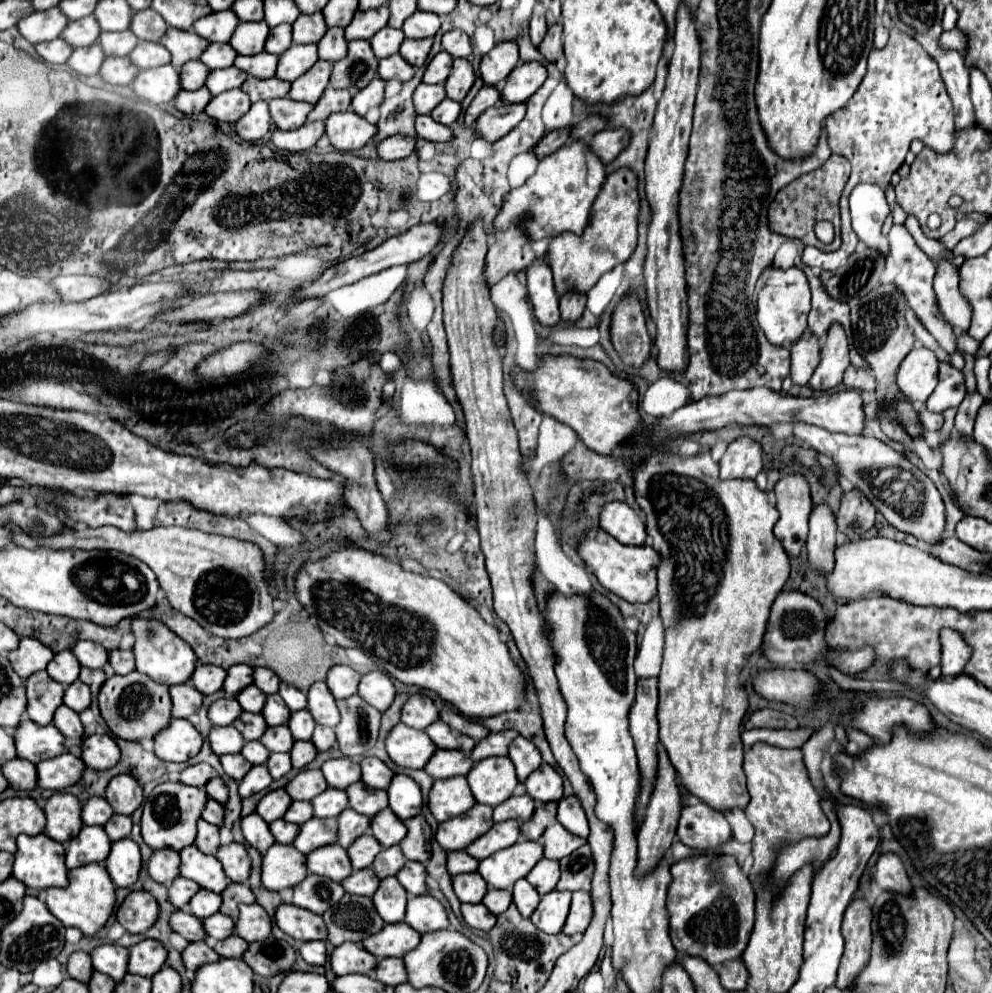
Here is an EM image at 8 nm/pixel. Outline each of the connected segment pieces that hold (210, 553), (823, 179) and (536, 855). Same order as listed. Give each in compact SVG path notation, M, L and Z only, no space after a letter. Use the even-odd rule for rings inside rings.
M8 525L8 529L14 533L14 539L20 547L28 547L34 549L38 545L44 547L54 547L54 549L68 549L68 547L78 547L78 549L102 549L102 551L120 551L126 555L132 555L140 561L144 561L158 577L162 591L166 593L170 605L192 617L198 625L202 625L208 633L222 637L222 639L242 639L248 637L252 633L256 633L258 629L262 629L264 625L268 625L276 611L274 611L274 599L268 593L268 583L266 583L266 595L264 595L264 587L262 581L264 579L264 555L262 549L254 543L248 541L240 541L240 539L230 539L230 537L222 537L222 535L206 535L202 531L196 529L184 529L184 527L152 527L148 531L120 531L116 527L82 527L82 529L64 529L62 533L54 535L54 537L44 537L44 539L34 539L28 537L26 533L20 533L20 529L16 525Z
M830 155L830 159L816 171L806 173L804 177L798 177L796 181L792 181L790 185L786 185L774 199L774 203L768 209L768 219L770 219L770 229L774 233L782 233L782 235L790 235L790 237L798 237L802 239L806 245L814 245L820 247L824 251L836 251L840 247L840 209L838 209L838 201L840 195L844 191L844 185L850 177L850 165L848 159L840 157L840 155ZM826 219L830 223L834 223L836 235L832 243L820 243L820 239L814 233L814 225Z
M518 841L516 845L482 859L478 873L484 877L490 889L510 889L518 879L526 877L540 859L540 843Z

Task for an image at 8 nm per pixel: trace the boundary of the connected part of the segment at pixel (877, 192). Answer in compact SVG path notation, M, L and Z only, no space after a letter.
M860 183L850 193L850 215L852 229L860 241L882 253L888 253L888 243L884 243L882 225L888 217L888 201L884 189L872 183Z

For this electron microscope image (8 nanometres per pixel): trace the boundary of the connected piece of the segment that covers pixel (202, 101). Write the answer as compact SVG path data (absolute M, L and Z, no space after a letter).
M206 87L198 89L198 91L180 91L178 97L176 97L176 107L178 111L186 113L186 115L198 115L198 113L204 113L208 101L212 99L212 93L208 93Z

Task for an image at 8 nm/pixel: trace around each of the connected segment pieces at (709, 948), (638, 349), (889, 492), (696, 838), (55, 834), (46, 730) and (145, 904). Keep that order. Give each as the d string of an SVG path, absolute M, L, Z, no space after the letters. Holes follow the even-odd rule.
M696 855L682 859L670 867L672 883L668 889L668 913L670 913L670 937L676 951L698 955L710 965L720 965L730 959L740 959L752 927L754 927L754 889L750 879L742 873L732 855Z
M628 295L618 303L610 333L612 343L626 365L638 369L650 357L652 339L646 327L642 305L634 295Z
M794 423L794 437L802 443L808 443L820 455L832 457L832 463L840 469L840 475L848 479L856 489L860 489L896 529L918 537L926 545L936 543L944 537L942 497L934 483L922 471L918 471L918 467L912 465L904 453L890 449L884 441L876 437L830 433L806 423ZM886 467L898 467L900 471L894 473Z
M698 803L698 805L688 805L682 809L680 823L678 823L678 839L692 849L712 851L732 839L732 829L726 817L718 809L710 809L710 805L706 803Z
M54 793L44 807L46 829L44 833L54 841L68 843L84 827L80 817L82 803L70 793Z
M24 719L18 725L14 739L16 739L18 757L22 757L34 765L44 759L58 757L66 751L64 735L52 723L42 727L30 719Z
M134 891L126 897L116 917L128 933L144 933L158 919L158 901L148 891Z

